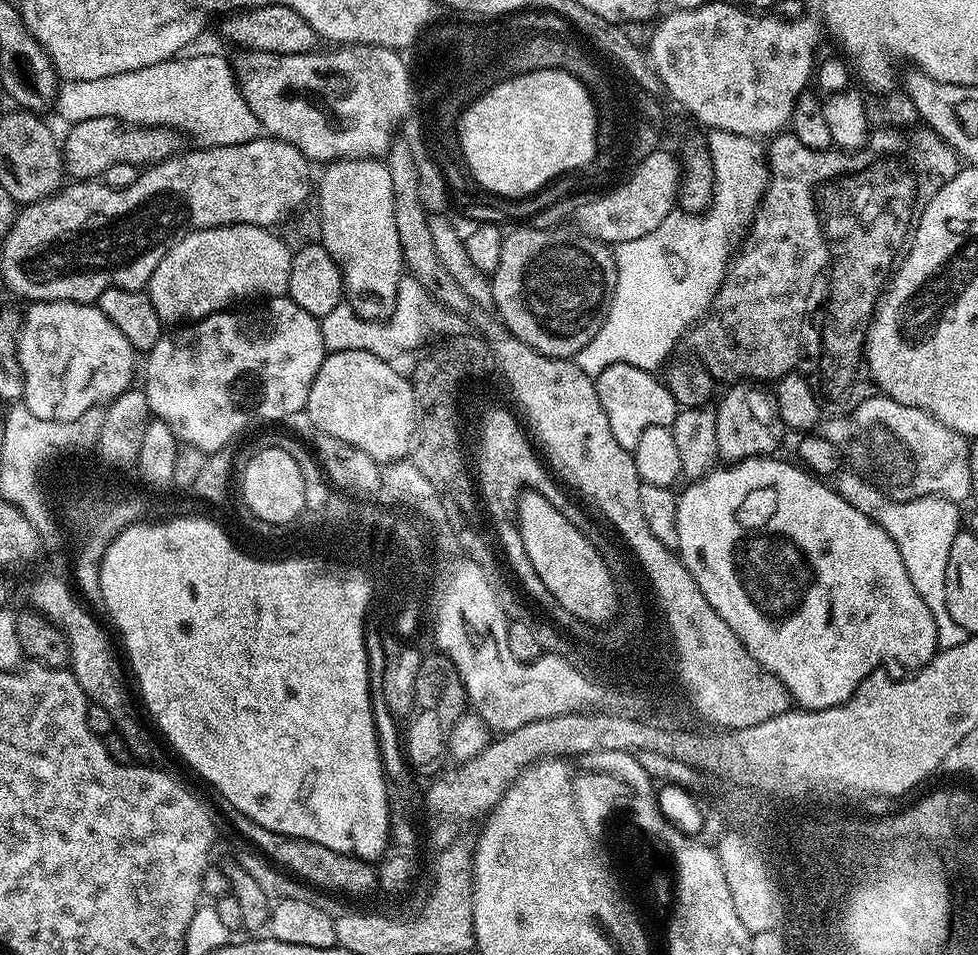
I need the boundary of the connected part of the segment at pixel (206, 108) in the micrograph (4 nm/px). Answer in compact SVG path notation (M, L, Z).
M204 52L201 56L188 55L163 60L142 70L130 70L126 74L110 74L110 78L64 80L56 89L54 112L68 126L86 122L90 118L114 118L123 124L135 124L141 128L174 128L185 137L192 136L191 143L198 148L238 146L257 139L262 132L260 123L250 110L246 98L240 93L230 60L224 56L215 56L212 52Z

